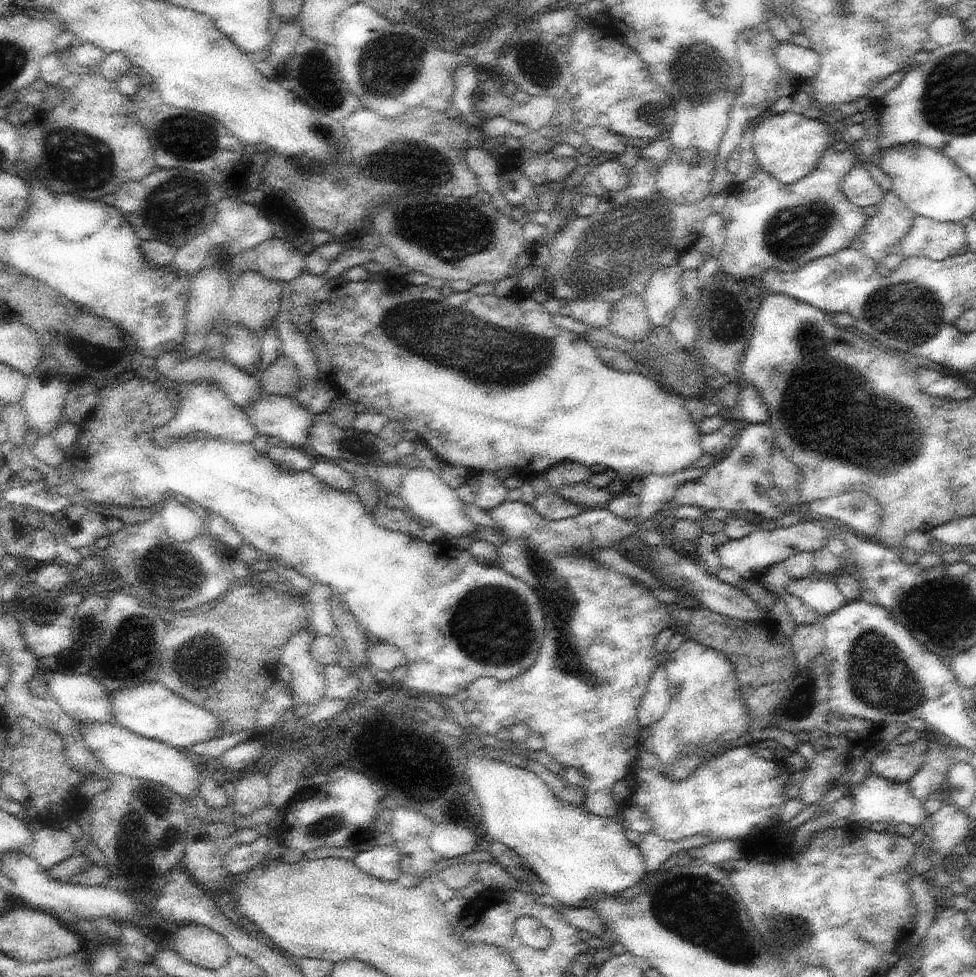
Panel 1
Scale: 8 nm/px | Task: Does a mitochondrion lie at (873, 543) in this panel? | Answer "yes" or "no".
no

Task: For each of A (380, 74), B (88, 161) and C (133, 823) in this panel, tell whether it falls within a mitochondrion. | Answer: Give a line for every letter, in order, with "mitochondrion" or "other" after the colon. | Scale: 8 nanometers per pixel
A: mitochondrion
B: mitochondrion
C: mitochondrion

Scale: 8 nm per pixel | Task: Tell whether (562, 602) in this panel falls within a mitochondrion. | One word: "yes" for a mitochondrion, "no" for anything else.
yes

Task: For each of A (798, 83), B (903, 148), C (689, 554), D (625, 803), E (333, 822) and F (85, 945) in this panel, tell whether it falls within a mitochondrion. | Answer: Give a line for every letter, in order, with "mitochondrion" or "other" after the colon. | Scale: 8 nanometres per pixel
A: other
B: other
C: other
D: other
E: mitochondrion
F: other

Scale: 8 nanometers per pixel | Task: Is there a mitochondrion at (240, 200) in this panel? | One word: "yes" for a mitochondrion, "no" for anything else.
no

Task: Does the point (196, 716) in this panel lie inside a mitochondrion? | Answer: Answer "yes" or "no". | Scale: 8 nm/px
no

